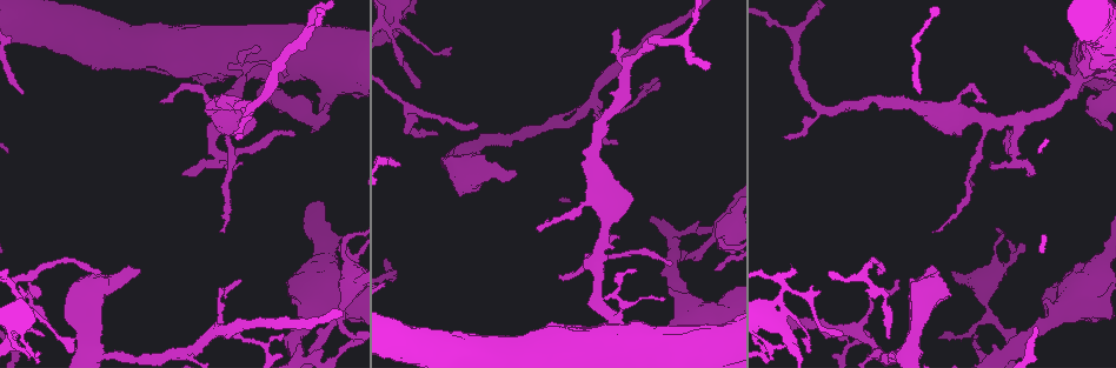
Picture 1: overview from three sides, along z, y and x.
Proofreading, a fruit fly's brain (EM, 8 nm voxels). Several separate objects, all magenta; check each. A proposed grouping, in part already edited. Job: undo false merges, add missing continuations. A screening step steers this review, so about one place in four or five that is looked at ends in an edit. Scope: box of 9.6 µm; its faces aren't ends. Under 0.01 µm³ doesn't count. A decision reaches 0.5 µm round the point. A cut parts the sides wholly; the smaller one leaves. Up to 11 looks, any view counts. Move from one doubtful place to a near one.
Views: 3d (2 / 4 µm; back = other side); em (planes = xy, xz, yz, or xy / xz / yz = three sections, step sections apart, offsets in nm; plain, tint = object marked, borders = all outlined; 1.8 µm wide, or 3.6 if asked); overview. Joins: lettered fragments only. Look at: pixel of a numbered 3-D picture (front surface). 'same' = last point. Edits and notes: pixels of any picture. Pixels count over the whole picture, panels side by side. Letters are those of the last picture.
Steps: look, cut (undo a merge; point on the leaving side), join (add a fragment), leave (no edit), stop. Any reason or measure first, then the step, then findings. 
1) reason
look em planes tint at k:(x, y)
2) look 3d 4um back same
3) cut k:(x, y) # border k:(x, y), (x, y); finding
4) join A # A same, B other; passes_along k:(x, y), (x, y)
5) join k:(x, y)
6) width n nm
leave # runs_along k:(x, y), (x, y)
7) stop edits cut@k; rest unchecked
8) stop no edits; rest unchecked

arms part here
look 3d 2um at 1:(409, 109)

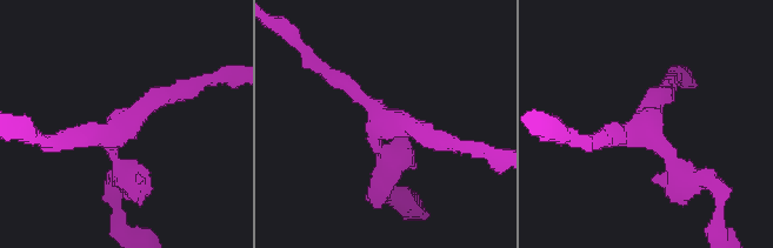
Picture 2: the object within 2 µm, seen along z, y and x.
arms 3
look em planes borders at 2:(115, 136)

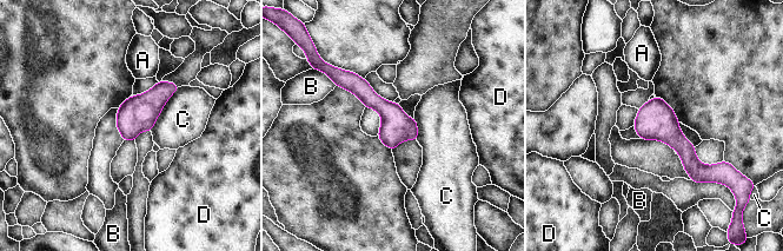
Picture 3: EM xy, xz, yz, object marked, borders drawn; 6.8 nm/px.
width 220 nm
leave # A other, B other, C other, D other; runs_along 3:(339, 81), (356, 84), (413, 137); all the same cell

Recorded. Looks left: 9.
thin end
look 3d 4um back at 1:(400, 164)

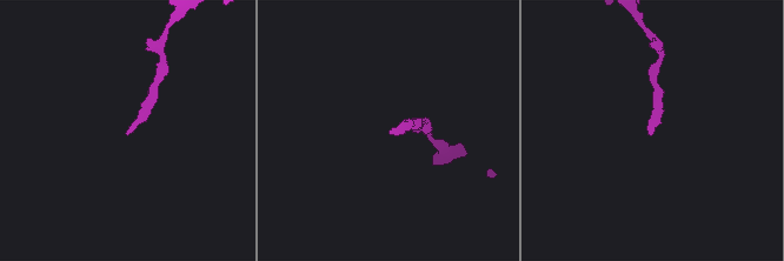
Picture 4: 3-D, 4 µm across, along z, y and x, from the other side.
now the EM
look em planes borders at 4:(127, 134)

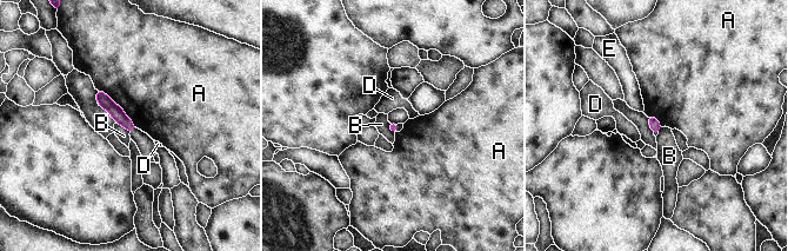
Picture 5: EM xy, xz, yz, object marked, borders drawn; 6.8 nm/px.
longest_contact A 380 nm
leave # A other, B other, D other, E other; runs_along 5:(99, 93), (129, 127); none of them fits

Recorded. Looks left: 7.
thin end
look em planes borders at 1:(983, 100)

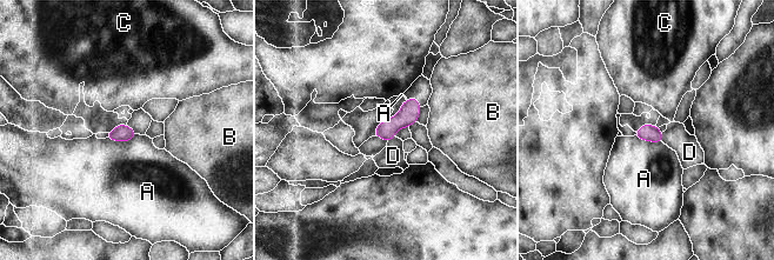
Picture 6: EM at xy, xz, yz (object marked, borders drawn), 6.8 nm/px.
width 110 nm
join D # A other, B other, C other, D same; passes_along 6:(647, 132), (661, 137), (689, 152); the cell continues

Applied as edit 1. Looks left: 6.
closes a loop
look em planes borders at 1:(771, 322)

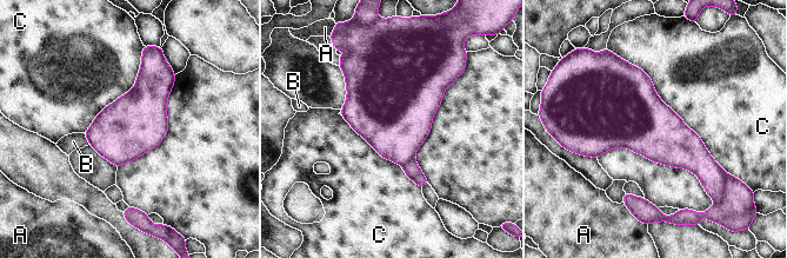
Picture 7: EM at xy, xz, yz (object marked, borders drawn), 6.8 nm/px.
width 420 nm; longest_contact C 1100 nm
cut 7:(411, 169) # A other, B other, C other; a second cell is stuck on

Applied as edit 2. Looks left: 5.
stop edits join@6, cut@7; rest unchecked

